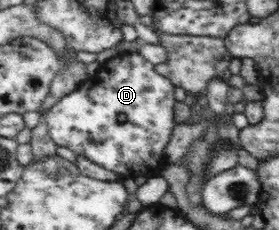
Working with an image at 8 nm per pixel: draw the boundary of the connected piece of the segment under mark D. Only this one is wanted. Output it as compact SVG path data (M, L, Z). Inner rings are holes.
M130 52L130 55L122 55L122 57L116 56L116 59L106 60L106 63L110 63L106 65L110 67L110 71L102 69L98 71L98 75L94 75L94 101L88 95L92 81L86 80L80 89L64 95L56 105L48 109L44 115L48 135L57 146L68 147L76 156L80 155L85 160L118 174L121 179L159 177L168 164L164 150L176 125L175 85L167 77L158 74L154 70L154 64L146 61L142 55L138 55L138 52Z

